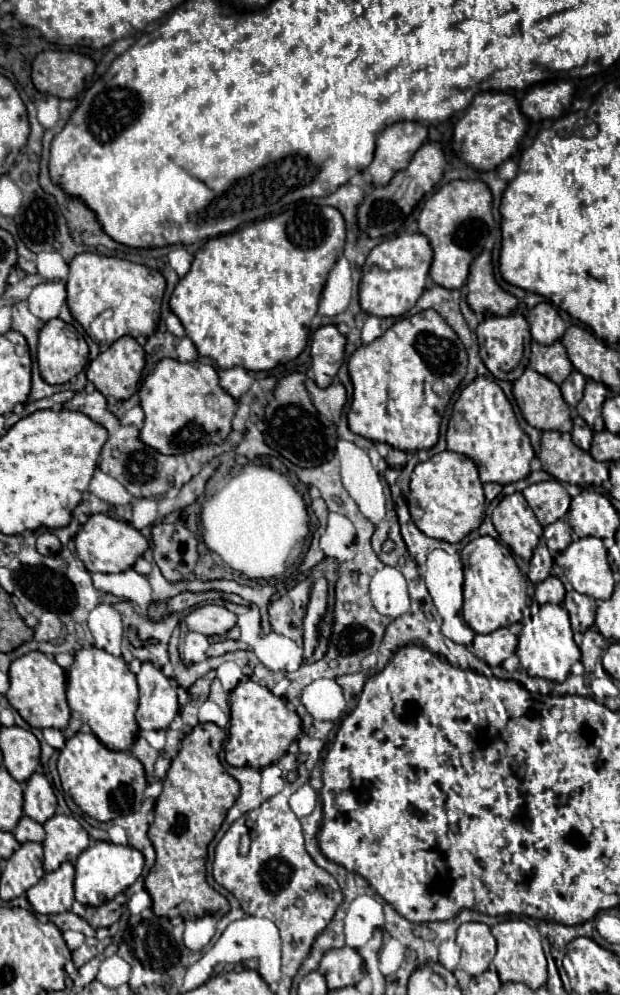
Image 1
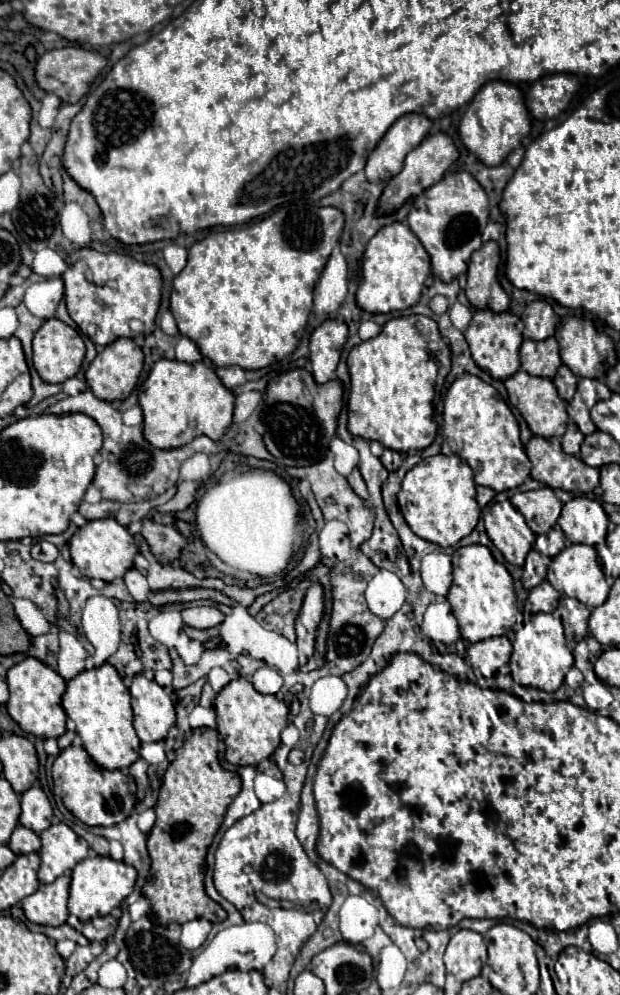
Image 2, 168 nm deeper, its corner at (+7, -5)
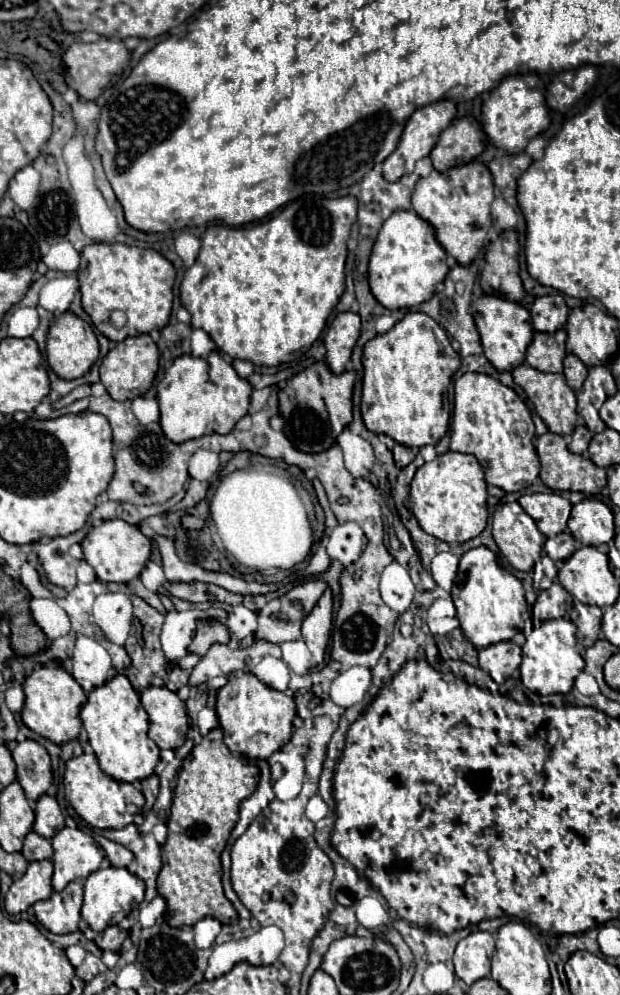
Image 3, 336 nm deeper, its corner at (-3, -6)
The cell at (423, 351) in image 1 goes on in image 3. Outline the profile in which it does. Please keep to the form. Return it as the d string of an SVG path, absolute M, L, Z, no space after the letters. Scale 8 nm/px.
M408 312L392 330L366 342L362 364L362 418L366 428L392 436L408 448L438 444L450 422L450 412L442 402L444 392L460 368L460 356L454 352L446 330L424 312Z

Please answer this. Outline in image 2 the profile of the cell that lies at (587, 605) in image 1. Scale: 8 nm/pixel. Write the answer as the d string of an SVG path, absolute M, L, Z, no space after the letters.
M564 597L554 613L562 620L567 640L582 641L588 635L590 609L584 603Z

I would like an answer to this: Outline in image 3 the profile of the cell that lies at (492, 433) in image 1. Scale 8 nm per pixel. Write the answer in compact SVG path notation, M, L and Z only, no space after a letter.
M466 372L454 382L454 434L450 436L450 450L474 454L486 472L486 482L502 488L504 492L522 492L540 474L540 460L534 448L534 422L526 402L512 388L488 374Z

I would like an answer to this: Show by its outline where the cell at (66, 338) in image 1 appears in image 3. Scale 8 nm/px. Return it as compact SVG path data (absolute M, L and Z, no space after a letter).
M66 312L62 316L58 316L54 320L54 324L50 326L50 334L48 334L48 344L46 344L46 354L48 354L48 362L50 368L64 380L74 380L84 376L90 366L98 360L100 356L100 346L96 340L96 334L92 330L92 326L82 320L80 316Z

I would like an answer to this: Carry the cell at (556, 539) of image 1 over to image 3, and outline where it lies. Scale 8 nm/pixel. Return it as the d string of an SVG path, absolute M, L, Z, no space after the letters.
M562 532L556 536L550 536L544 544L544 552L552 558L552 560L566 560L570 554L574 554L576 544L570 532Z

